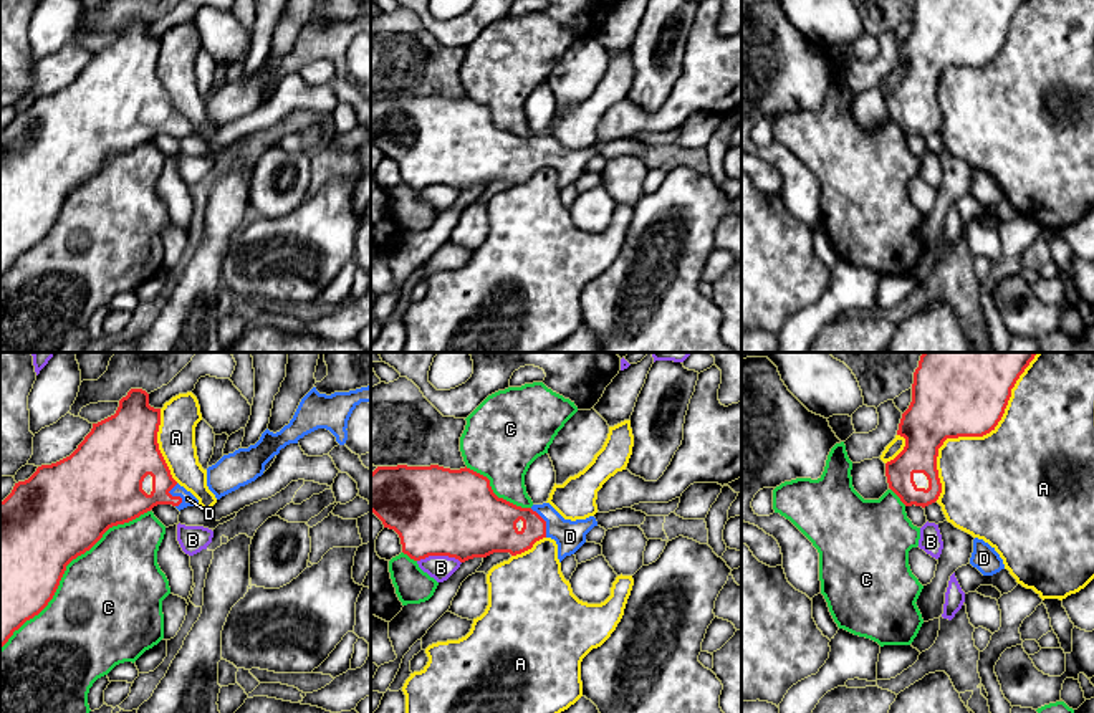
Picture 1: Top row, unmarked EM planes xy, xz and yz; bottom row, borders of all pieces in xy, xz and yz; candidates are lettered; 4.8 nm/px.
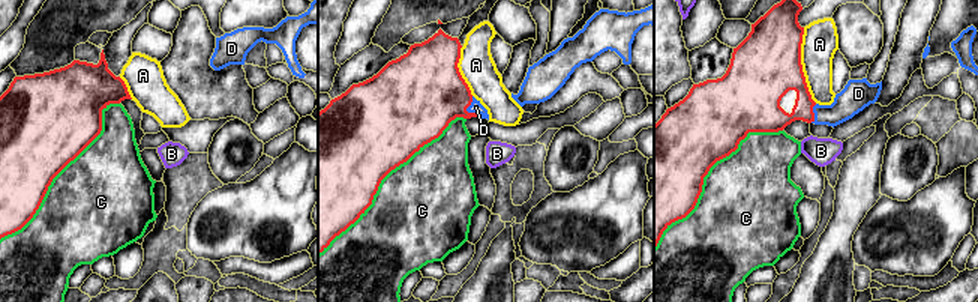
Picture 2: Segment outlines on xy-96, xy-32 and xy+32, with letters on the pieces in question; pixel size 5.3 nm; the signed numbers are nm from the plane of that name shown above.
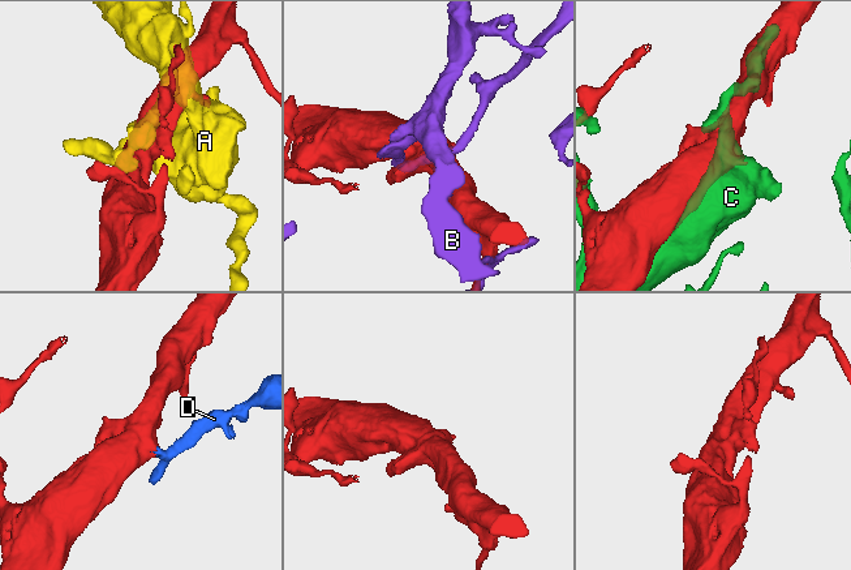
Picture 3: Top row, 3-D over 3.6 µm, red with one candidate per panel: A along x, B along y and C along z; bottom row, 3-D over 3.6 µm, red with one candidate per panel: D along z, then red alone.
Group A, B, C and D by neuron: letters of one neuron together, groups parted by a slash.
A / B / C / D

